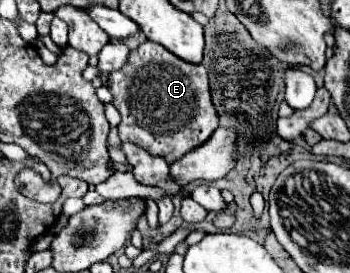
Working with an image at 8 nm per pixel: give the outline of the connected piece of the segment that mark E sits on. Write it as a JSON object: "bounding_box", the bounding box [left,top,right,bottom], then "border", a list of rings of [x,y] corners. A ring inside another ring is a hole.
{"bounding_box":[108,40,218,164],"border":[[[152,40],[130,52],[126,64],[108,76],[108,88],[114,96],[112,104],[122,116],[118,124],[120,140],[138,144],[150,154],[160,154],[168,164],[204,144],[218,128],[206,68],[170,54],[170,50]]]}

